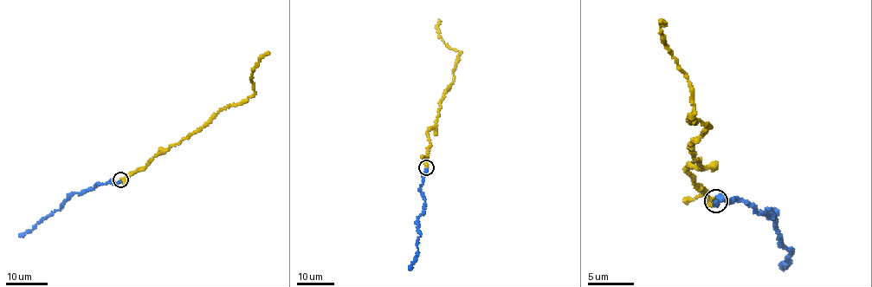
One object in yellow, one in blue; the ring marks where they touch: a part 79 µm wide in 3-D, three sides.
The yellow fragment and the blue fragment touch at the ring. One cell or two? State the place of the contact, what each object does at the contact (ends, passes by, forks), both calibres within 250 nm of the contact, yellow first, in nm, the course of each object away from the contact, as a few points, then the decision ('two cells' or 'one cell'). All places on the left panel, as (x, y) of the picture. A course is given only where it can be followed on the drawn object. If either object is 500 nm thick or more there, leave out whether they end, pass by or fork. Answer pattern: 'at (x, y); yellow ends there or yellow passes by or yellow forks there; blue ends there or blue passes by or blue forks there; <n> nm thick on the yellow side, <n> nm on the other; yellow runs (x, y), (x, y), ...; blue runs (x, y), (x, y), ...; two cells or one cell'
at (120, 179); yellow ends there; blue ends there; 480 nm thick on the yellow side, 260 nm on the other; yellow runs (120, 180), (209, 123), (221, 110), (248, 100), (254, 94), (251, 79), (255, 66), (268, 52); blue runs (120, 180), (97, 183), (93, 187), (70, 195), (61, 208), (19, 235); one cell

